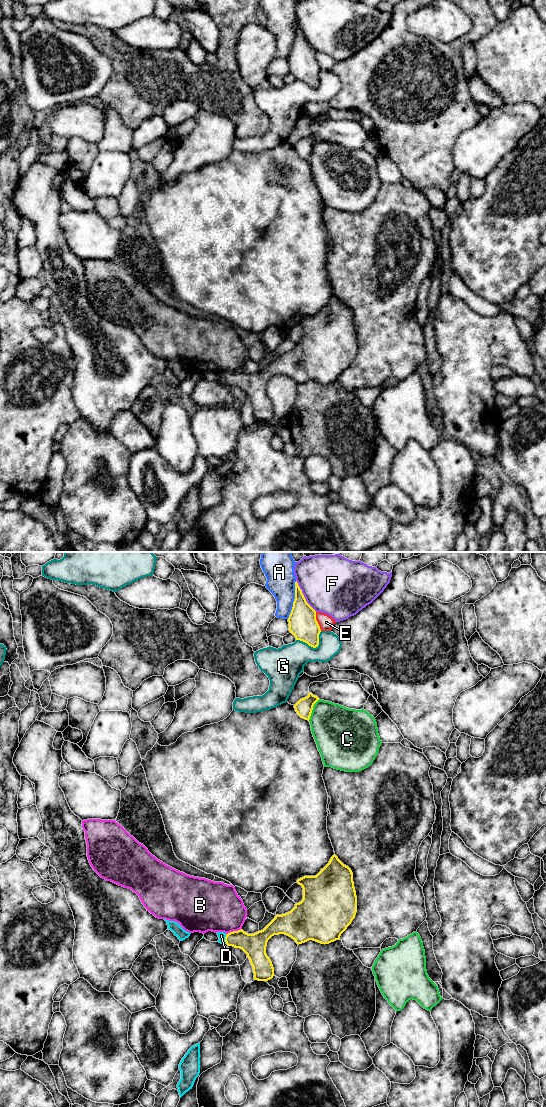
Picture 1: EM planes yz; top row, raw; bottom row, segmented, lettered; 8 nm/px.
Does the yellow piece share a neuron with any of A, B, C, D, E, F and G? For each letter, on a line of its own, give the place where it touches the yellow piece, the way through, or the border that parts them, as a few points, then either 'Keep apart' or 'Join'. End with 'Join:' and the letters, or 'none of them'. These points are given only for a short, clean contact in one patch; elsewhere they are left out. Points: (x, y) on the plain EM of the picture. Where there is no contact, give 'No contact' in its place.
A: Touches yellow at yz (294, 40). Keep apart
B: Touches yellow at yz (233, 371). Keep apart
C: Touches yellow at yz (312, 149). Keep apart
D: Touches yellow at yz (225, 378). Path across: yz (254, 385), (241, 379), (225, 378), (221, 375). Join
E: Touches yellow at yz (316, 61). Keep apart
F: Touches yellow at yz (303, 36). Boundary: yz (296, 20), (305, 40), (316, 51). Keep apart
G: Touches yellow at yz (313, 87). Keep apart
Join: D

